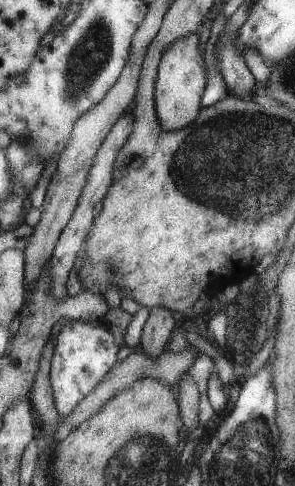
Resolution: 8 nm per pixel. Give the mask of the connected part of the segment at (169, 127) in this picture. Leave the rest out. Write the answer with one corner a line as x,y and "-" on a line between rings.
196,31
178,38
160,57
155,84
155,107
160,126
168,132
183,129
199,117
200,98
206,86
206,66
198,33

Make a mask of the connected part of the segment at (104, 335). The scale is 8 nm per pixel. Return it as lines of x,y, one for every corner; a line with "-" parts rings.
72,320
56,336
56,346
51,360
50,382
53,399
62,418
78,408
79,402
87,397
110,372
116,362
118,344
106,326
98,326
98,321
84,322

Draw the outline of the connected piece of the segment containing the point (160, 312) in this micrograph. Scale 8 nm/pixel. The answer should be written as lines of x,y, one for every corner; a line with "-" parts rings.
152,307
149,310
139,343
144,354
158,358
167,350
167,344
171,341
171,334
175,332
176,326
172,313
167,307

